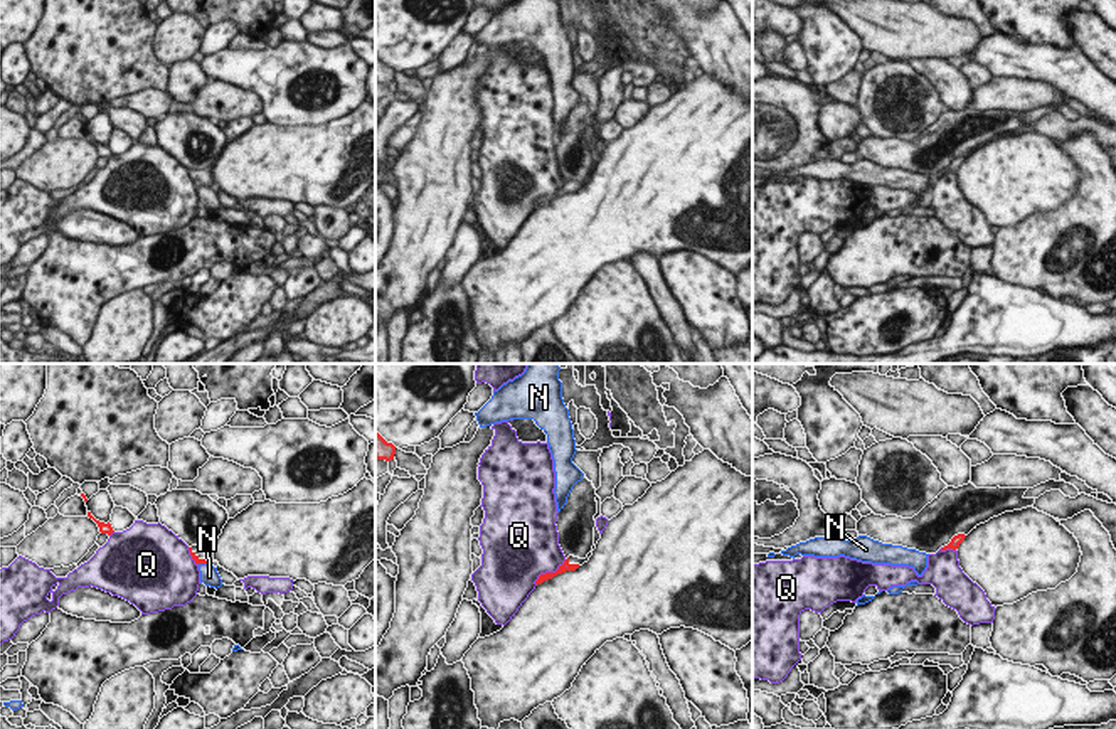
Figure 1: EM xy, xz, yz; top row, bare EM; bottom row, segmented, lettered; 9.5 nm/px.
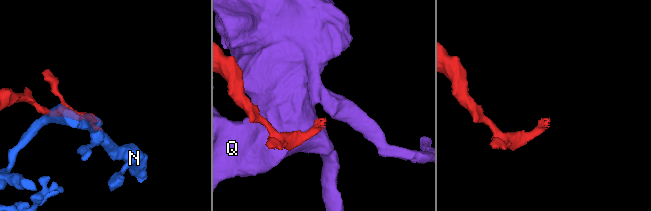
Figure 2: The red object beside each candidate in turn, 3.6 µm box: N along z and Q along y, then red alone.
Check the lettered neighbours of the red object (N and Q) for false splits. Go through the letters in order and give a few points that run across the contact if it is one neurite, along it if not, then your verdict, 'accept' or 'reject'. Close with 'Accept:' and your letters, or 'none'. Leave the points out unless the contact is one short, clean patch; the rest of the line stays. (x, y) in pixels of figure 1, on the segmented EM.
N: line xy (199, 563), (207, 564); reject
Q: reject
Accept: none

